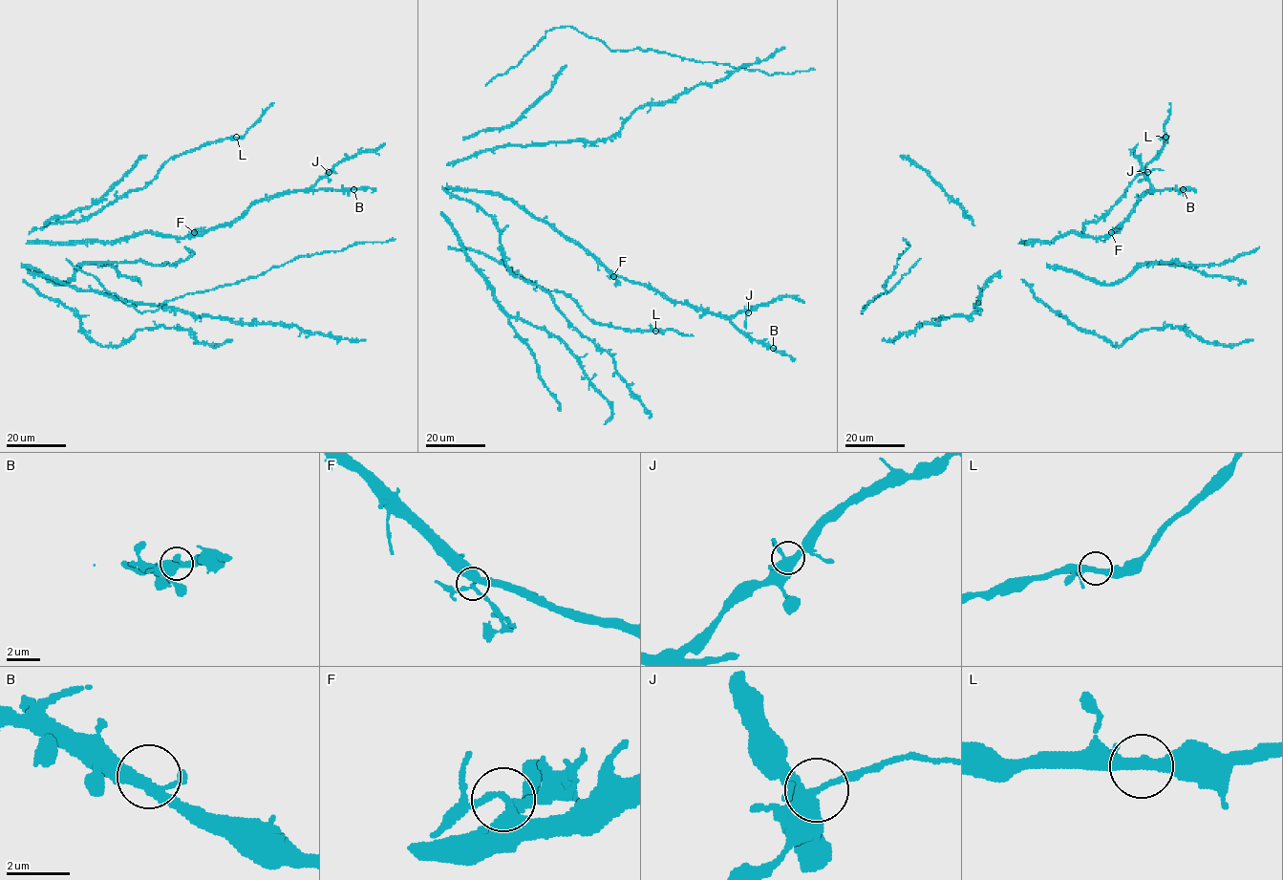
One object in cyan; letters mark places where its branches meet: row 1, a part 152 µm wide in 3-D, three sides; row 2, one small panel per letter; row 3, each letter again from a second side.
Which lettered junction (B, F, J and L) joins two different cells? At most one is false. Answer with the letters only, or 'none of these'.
F

